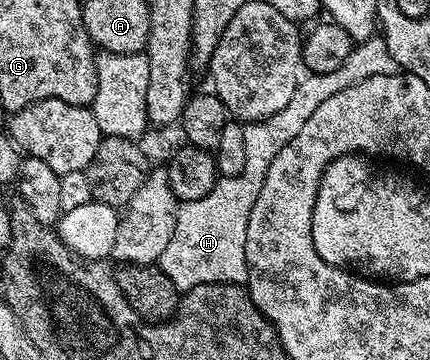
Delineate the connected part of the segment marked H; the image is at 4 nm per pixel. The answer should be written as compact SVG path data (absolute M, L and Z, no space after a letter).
M385 37L368 38L366 42L354 45L351 56L347 56L347 60L343 60L335 72L306 73L298 81L295 96L291 96L291 104L287 104L283 112L275 112L275 116L265 118L262 122L248 123L243 132L243 144L247 144L247 164L243 172L234 178L218 180L211 192L203 196L203 200L178 205L171 244L167 244L159 260L162 272L172 280L175 288L184 292L199 284L212 282L248 283L249 265L245 251L247 219L251 216L251 208L255 208L259 188L263 188L267 168L271 168L271 160L275 160L279 148L287 145L303 129L303 124L307 124L308 118L330 96L335 96L335 92L343 92L343 88L351 88L351 84L359 84L359 80L367 80L371 76L391 76L398 70L397 61L395 56L391 56L391 48L387 48Z

